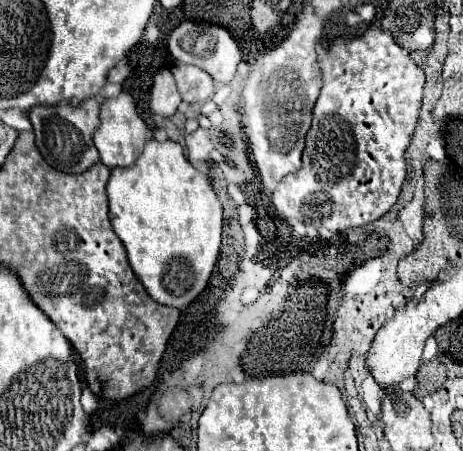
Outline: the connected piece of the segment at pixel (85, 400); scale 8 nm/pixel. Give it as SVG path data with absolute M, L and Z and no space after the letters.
M90 388L82 390L82 406L88 414L94 414L98 410L98 398L90 392Z

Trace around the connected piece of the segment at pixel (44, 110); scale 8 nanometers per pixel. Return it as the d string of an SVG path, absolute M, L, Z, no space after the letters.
M88 98L80 104L56 104L56 106L34 106L28 116L34 126L36 146L44 160L60 172L80 174L98 162L98 150L92 142L92 134L98 126L98 98Z

